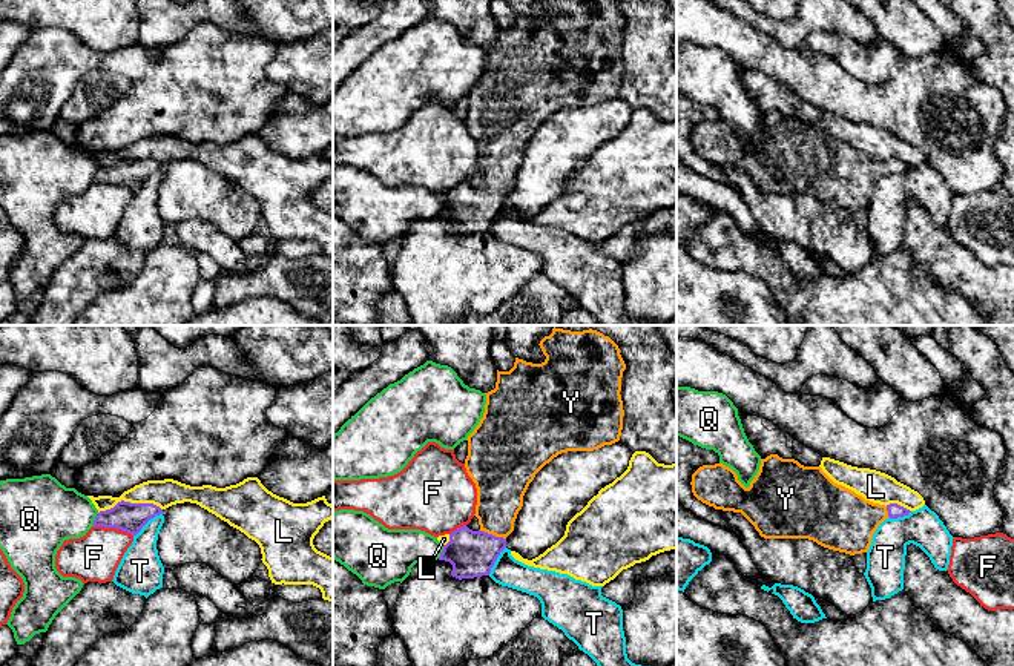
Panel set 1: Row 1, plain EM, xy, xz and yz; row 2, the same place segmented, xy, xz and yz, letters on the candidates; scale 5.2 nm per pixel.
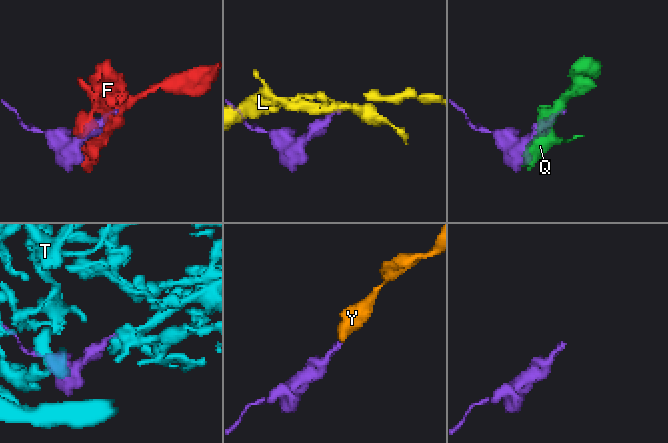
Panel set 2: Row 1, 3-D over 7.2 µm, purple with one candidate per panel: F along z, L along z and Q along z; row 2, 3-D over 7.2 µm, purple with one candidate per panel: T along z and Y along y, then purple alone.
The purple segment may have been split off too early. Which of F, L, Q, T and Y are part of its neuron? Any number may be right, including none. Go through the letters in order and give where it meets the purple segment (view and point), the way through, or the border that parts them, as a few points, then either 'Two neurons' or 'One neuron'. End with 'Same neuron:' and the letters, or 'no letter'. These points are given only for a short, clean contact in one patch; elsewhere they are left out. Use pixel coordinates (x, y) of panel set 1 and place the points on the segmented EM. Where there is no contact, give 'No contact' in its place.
F: Touches purple at xy (114, 527). Two neurons
L: Touches purple at xy (129, 502). Boundary: xy (161, 508), (152, 504), (118, 501), (98, 513). Two neurons
Q: Touches purple at xy (95, 519). Two neurons
T: Touches purple at xy (148, 520). Boundary: xy (161, 513), (155, 514), (134, 536). Two neurons
Y: Touches purple at xz (491, 534). Path across: xz (471, 553), (491, 534), (496, 525), (500, 488). One neuron
Same neuron: Y

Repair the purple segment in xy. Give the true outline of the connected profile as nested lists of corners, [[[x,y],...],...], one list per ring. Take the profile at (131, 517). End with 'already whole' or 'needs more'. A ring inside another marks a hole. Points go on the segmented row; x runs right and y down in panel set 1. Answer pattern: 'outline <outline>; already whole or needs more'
outline [[[118,502],[114,508],[100,511],[94,526],[117,528],[137,536],[141,528],[163,509],[153,503]]]; already whole

